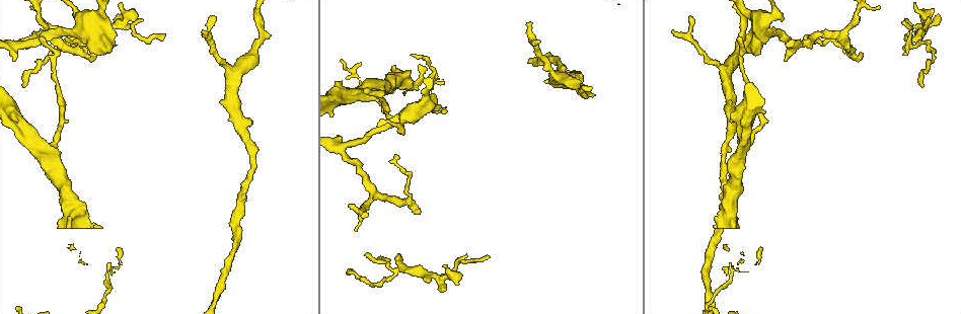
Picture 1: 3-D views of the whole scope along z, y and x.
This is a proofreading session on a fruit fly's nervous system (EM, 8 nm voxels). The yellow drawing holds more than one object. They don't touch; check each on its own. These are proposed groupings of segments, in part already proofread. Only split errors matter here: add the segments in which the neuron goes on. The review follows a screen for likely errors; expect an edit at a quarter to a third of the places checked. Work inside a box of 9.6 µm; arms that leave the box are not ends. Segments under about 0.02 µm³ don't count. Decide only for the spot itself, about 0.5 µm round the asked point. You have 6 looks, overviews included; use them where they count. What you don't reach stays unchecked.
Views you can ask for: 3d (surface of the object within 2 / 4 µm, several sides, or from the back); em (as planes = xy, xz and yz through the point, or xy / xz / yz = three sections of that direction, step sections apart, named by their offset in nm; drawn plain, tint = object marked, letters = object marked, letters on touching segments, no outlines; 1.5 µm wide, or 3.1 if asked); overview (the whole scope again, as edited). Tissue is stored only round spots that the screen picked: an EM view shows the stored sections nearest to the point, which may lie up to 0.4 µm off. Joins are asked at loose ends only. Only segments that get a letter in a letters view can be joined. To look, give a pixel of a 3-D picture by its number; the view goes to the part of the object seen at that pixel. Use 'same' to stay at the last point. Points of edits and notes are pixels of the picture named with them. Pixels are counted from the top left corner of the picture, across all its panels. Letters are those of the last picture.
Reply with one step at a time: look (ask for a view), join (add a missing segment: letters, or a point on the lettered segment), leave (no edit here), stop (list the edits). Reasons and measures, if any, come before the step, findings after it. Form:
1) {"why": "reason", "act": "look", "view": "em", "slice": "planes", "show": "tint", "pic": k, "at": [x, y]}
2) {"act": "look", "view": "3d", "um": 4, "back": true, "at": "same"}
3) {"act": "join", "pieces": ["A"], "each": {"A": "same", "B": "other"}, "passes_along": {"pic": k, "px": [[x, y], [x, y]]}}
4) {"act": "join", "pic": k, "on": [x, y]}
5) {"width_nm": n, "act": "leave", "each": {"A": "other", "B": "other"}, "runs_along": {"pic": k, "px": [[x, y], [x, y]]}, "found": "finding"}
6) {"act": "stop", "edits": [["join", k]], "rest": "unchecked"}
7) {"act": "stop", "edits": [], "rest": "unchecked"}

{"act": "look", "view": "3d", "um": 4, "pic": 1, "at": [674, 32]}

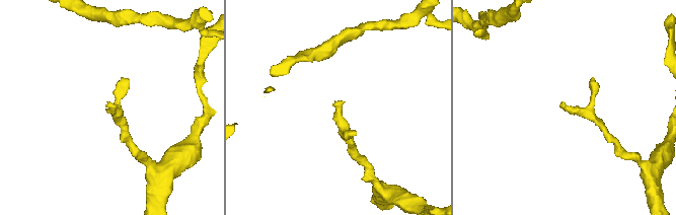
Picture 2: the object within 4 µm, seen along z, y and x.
{"act": "look", "view": "em", "slice": "planes", "show": "letters", "pic": 2, "at": [342, 102]}

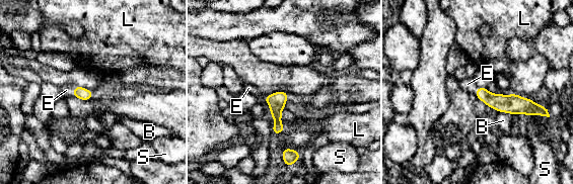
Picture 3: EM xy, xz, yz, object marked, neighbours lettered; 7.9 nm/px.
{"width_nm": 100, "act": "join", "pic": 3, "on": [66, 90], "each": {"B": "other", "E": "same", "L": "other", "S": "other"}, "passes_along": {"pic": 3, "px": [[82, 93], [73, 91], [66, 90]]}, "found": "the neuron continues"}

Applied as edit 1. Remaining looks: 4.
{"why": "branch stops here", "act": "look", "view": "em", "slice": "planes", "show": "letters", "pic": 1, "at": [488, 257]}

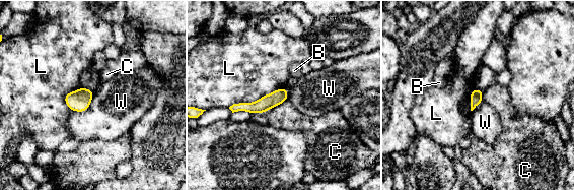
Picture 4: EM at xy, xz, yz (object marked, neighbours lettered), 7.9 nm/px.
{"act": "leave", "each": {"B": "other", "C": "other", "L": "other", "W": "other"}, "runs_along": {"pic": 4, "px": [[285, 91], [258, 107], [233, 108]]}, "found": "no lettered segment goes on from it"}

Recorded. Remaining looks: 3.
{"act": "look", "view": "3d", "um": 4, "pic": 1, "at": [418, 211]}

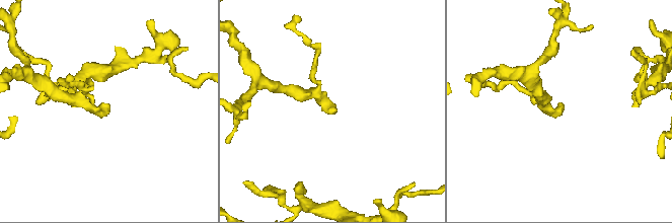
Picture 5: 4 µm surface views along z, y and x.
{"act": "look", "view": "em", "slice": "planes", "show": "letters", "pic": 5, "at": [558, 103]}

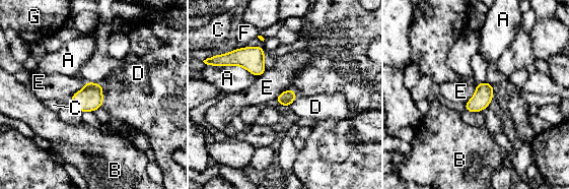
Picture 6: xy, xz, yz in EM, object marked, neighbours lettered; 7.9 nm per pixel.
{"act": "join", "pic": 6, "on": [315, 107], "each": {"A": "other", "B": "other", "C": "other", "D": "same", "E": "other", "F": "other", "G": "other"}, "found": "the neuron continues"}

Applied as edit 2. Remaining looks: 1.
{"act": "stop", "edits": [["join", 3], ["join", 6]], "rest": "unchecked"}

